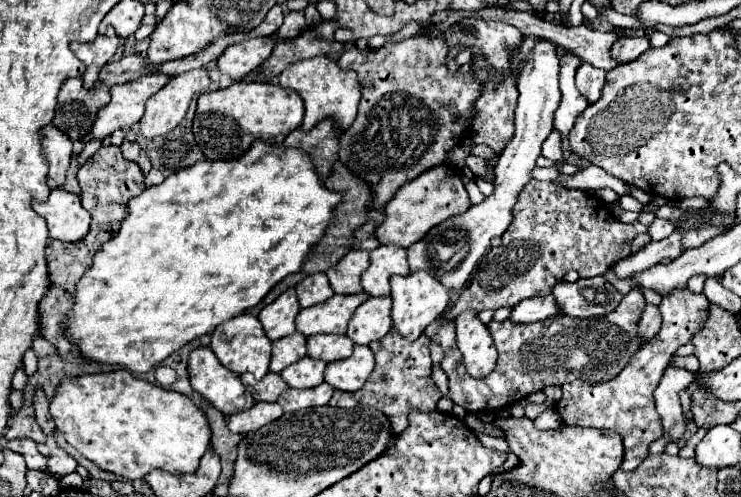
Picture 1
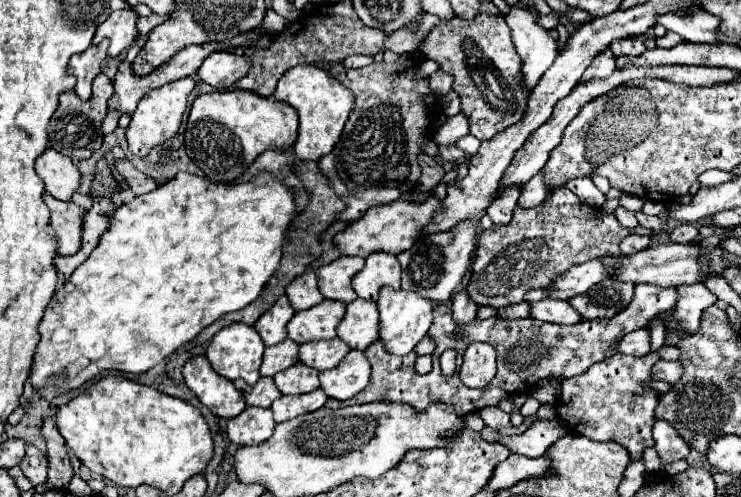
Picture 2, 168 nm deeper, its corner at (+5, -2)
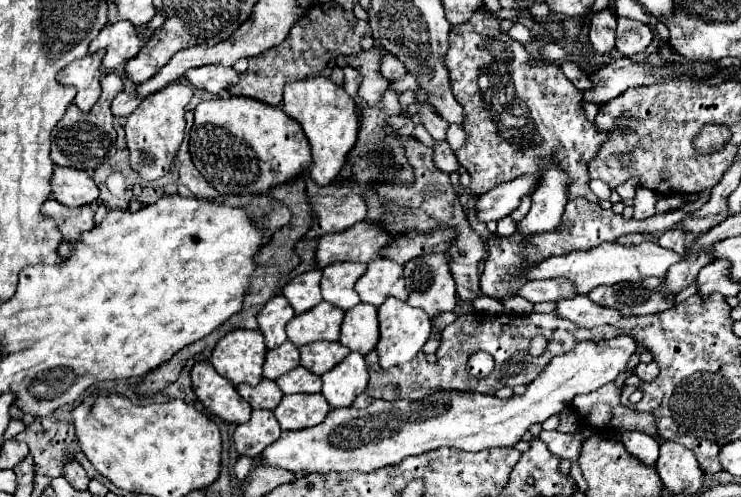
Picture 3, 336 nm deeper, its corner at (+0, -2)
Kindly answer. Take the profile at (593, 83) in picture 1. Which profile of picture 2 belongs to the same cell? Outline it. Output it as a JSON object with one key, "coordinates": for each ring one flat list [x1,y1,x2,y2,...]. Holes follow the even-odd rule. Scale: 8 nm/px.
{"coordinates":[[604,49,602,53,598,53,598,57,594,57,594,61,592,61,590,67,586,69,582,81,588,81,588,79,592,79,592,77,608,77,614,69,616,69,614,55,610,53,610,49]]}

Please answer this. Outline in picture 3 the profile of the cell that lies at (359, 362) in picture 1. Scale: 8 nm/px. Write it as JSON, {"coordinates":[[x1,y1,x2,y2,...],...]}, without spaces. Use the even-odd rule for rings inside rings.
{"coordinates":[[349,353,349,357,327,371,323,377,323,395,329,405,335,407,349,407,353,399,365,391,369,381,369,371,365,357,359,353]]}

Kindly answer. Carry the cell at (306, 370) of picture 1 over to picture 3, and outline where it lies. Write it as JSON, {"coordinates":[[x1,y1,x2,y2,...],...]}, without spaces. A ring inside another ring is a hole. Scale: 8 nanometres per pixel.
{"coordinates":[[305,367,287,371,275,383,283,393,319,393,321,391,321,377,307,371]]}

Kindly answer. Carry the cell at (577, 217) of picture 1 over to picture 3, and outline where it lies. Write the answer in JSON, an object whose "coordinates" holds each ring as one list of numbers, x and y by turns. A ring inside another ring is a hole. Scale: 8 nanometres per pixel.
{"coordinates":[[575,197,569,199,565,205,565,213,561,219,561,225,555,227,553,231,545,231,545,233,531,233,531,235,521,235,521,233,513,233,509,237,501,237,501,235,493,235,487,239,487,259,485,259,485,267,483,267,483,275,481,275,481,293,493,299,509,299,513,297,529,279,525,277,525,271,529,271,531,267,539,265,541,261,555,257,555,255,565,255,577,249,593,249,599,247,601,243,615,243,621,235,627,233,657,233,657,231,667,231,673,229,675,225,679,225,685,217,689,217,691,213,685,213,681,209,669,211,669,213,661,213,661,215,653,215,645,221,637,221,637,219,623,219,623,215,615,215,611,209,601,209,597,203,591,203,583,197]]}

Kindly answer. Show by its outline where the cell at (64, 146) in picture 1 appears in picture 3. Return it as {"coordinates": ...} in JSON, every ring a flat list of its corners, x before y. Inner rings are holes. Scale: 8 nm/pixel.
{"coordinates":[[55,167,51,177,51,191,55,199,67,207,89,205,99,197,99,189,91,179,91,173,85,169]]}

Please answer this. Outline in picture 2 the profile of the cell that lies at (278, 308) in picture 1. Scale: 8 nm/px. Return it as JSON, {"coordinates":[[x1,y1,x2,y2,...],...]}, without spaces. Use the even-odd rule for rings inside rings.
{"coordinates":[[282,295,278,301,256,321,254,329,260,333,266,347,278,345,286,339,286,323,292,319,294,309,288,303,288,297]]}

